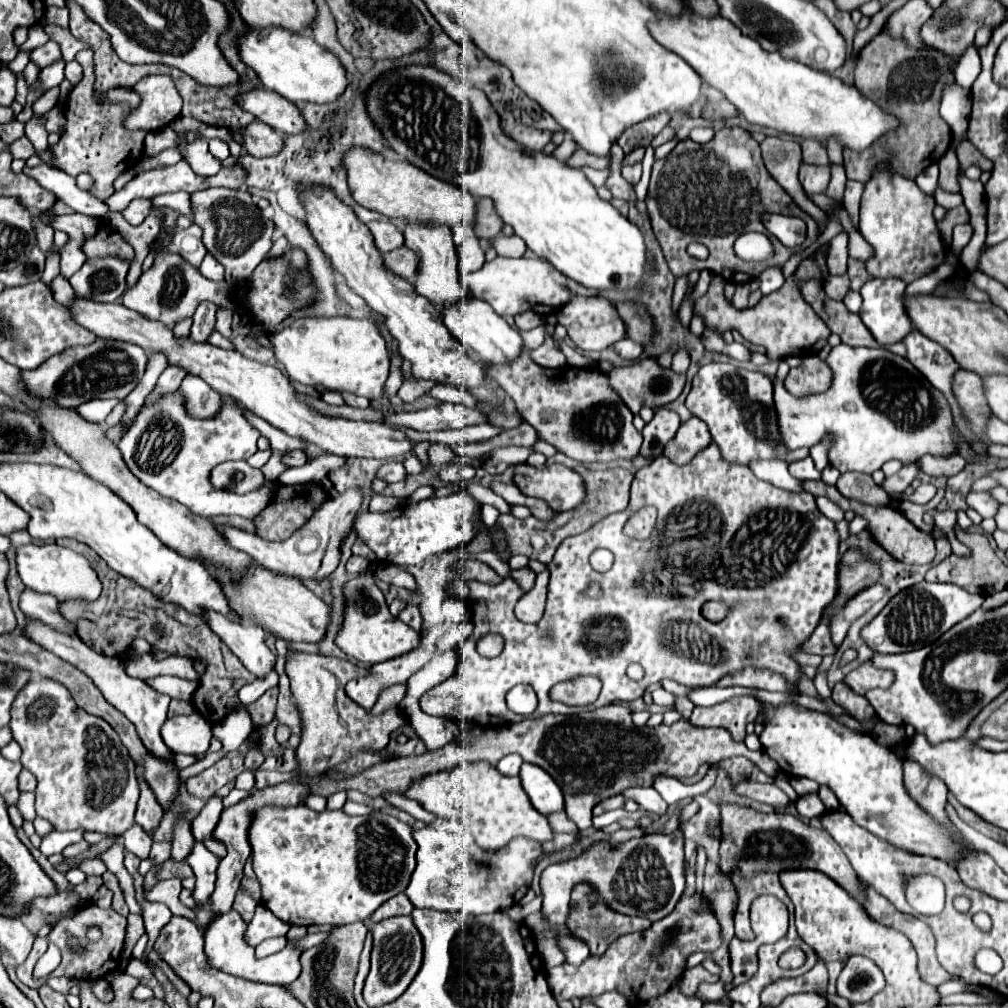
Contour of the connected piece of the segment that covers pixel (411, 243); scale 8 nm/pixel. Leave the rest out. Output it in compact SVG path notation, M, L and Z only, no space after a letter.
M408 222L406 230L404 230L404 238L406 238L406 246L412 248L418 256L418 270L416 270L414 288L420 296L428 298L434 306L458 304L470 296L468 290L464 290L464 286L460 284L458 254L456 254L456 244L452 240L450 228L426 228L426 224Z

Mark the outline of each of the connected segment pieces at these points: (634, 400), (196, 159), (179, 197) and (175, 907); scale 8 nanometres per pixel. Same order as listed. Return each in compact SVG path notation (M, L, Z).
M654 356L638 360L630 366L614 368L608 374L608 378L610 378L610 384L614 384L614 388L618 388L618 394L622 396L626 406L632 410L632 414L638 414L644 406L666 406L668 402L672 402L680 396L680 392L686 384L686 374L676 374L672 368L662 368Z
M206 140L194 144L182 144L182 156L200 176L214 176L222 168L222 162L210 154Z
M172 192L172 194L160 194L158 198L152 198L152 204L156 206L170 206L174 210L178 210L180 214L188 214L190 212L190 194L186 192Z
M168 878L168 880L162 880L158 882L150 892L146 892L146 900L156 900L156 902L164 902L174 916L184 916L188 920L194 920L194 910L186 908L184 904L180 904L178 900L178 894L180 894L182 886L180 886L180 880L178 878Z

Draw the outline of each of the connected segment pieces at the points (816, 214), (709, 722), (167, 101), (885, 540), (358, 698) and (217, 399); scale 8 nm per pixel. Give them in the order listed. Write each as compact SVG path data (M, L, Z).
M768 136L760 144L760 150L766 170L792 196L792 200L818 224L828 224L830 218L826 218L826 214L806 196L806 192L798 182L798 166L802 160L800 144L792 140L780 140L776 136Z
M730 698L714 706L696 706L690 724L694 726L722 726L728 732L734 732L734 740L744 740L746 724L754 722L762 712L762 704L756 698Z
M146 76L130 88L140 96L140 104L124 116L126 130L158 130L180 116L182 98L168 76Z
M814 480L814 482L804 482L806 492L814 494L814 496L826 496L830 498L834 504L838 504L844 512L852 510L856 516L862 516L868 522L868 532L872 534L872 538L896 560L904 562L904 564L930 564L936 556L936 546L934 546L934 538L932 534L926 534L922 530L918 530L898 508L894 506L868 506L862 504L858 500L848 500L844 498L836 486L828 486L822 480Z
M432 626L422 634L422 644L420 648L416 648L416 652L398 656L398 660L386 660L370 666L370 672L366 676L354 678L346 684L346 696L362 708L372 708L382 690L394 684L404 684L414 672L418 672L428 660L432 660L432 656L436 654L436 640L442 636L442 632L442 626Z
M186 376L178 388L178 394L184 400L184 408L192 418L214 418L222 410L222 396L214 392L198 376Z

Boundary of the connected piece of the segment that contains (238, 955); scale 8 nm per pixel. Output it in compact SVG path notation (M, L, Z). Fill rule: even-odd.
M230 910L226 914L216 914L210 924L206 926L204 938L206 938L206 956L210 956L210 964L214 964L218 970L230 972L234 976L242 976L254 982L266 982L266 984L292 984L300 972L302 972L302 964L300 964L300 956L304 950L298 948L296 940L302 940L308 936L306 926L291 925L287 937L290 942L282 952L276 952L268 958L256 958L254 954L254 946L250 946L246 942L246 928L248 922L236 912Z

